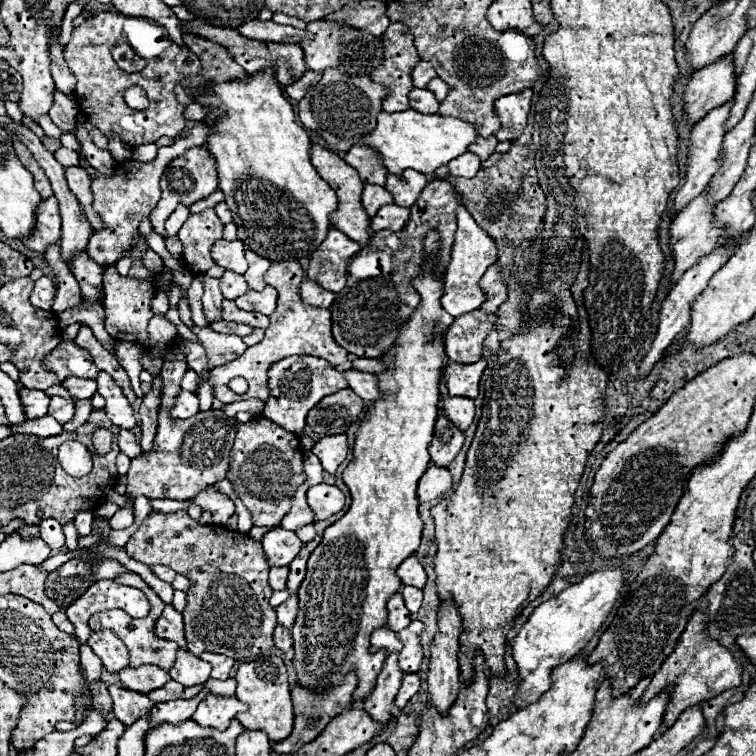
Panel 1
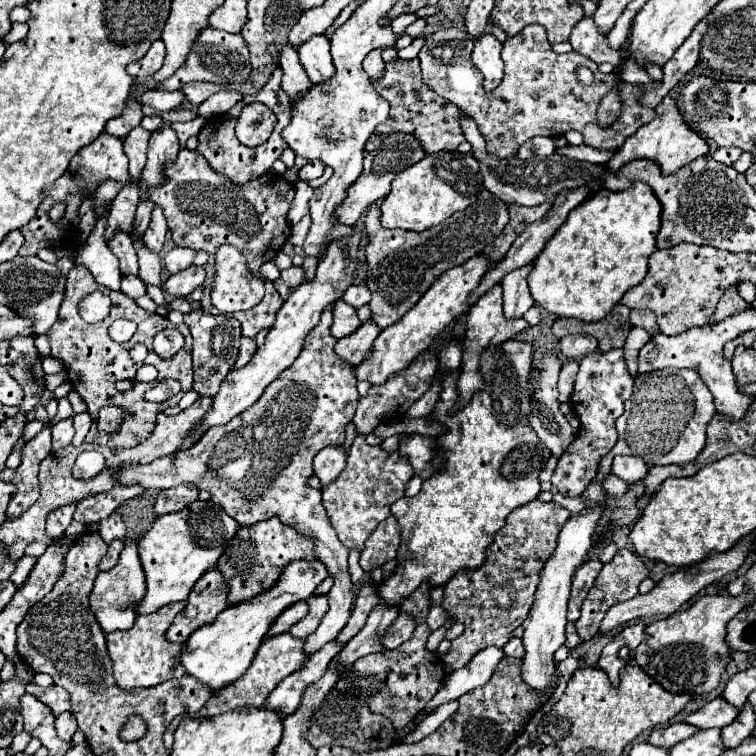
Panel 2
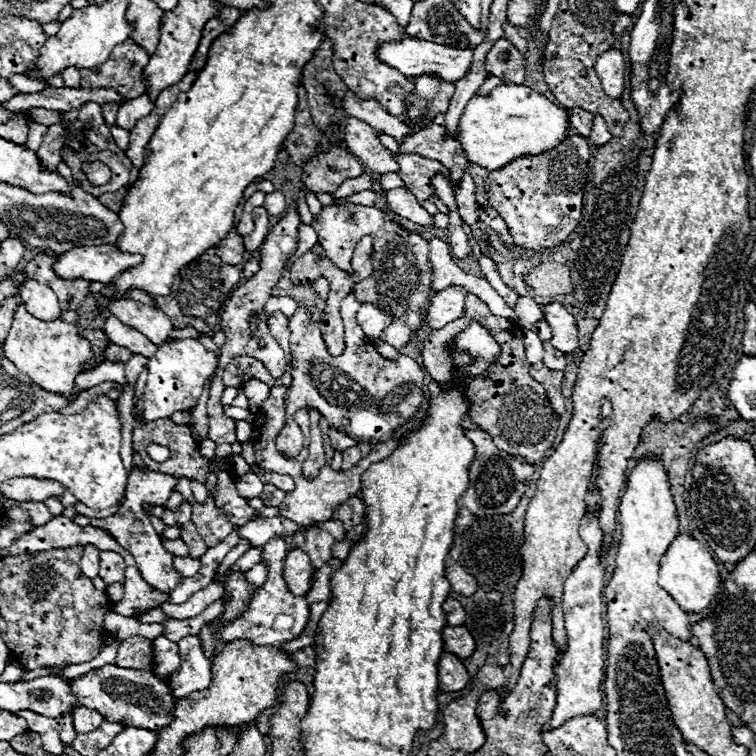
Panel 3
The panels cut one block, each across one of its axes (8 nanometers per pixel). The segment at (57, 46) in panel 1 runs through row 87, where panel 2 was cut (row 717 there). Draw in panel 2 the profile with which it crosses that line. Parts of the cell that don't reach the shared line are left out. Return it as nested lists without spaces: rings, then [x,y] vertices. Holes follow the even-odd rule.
[[[62,712],[60,716],[56,716],[56,732],[62,740],[72,740],[72,734],[78,730],[76,726],[76,718],[72,716],[72,712]]]

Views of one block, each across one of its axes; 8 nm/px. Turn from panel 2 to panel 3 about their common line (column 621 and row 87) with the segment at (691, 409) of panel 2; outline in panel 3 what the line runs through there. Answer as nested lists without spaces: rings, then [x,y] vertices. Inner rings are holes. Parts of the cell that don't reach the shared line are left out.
[[[420,76],[414,78],[416,90],[410,96],[412,106],[408,108],[410,116],[418,116],[420,112],[430,112],[430,116],[436,116],[440,112],[448,110],[448,100],[452,98],[455,91],[455,84],[442,82],[432,76]]]

